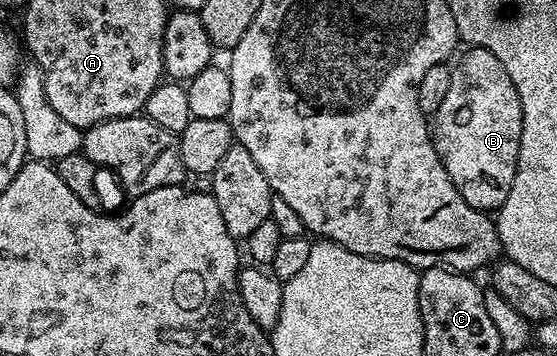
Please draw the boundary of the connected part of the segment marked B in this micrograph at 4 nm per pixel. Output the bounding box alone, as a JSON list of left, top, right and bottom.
[432,46,522,212]

